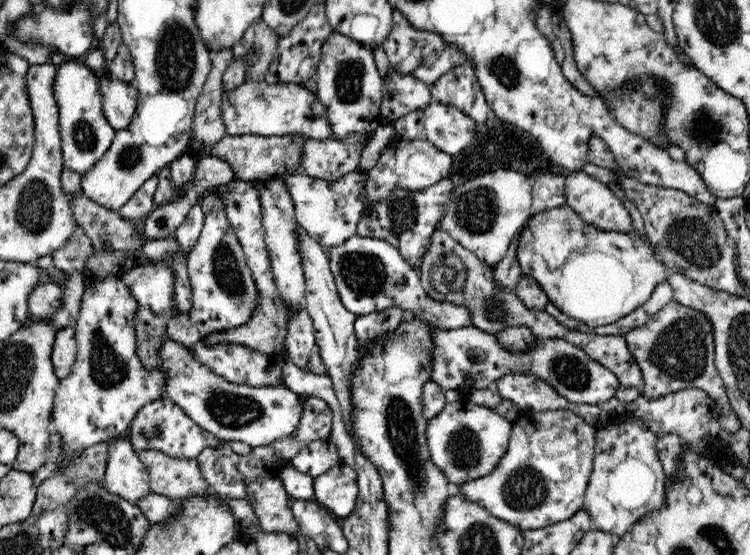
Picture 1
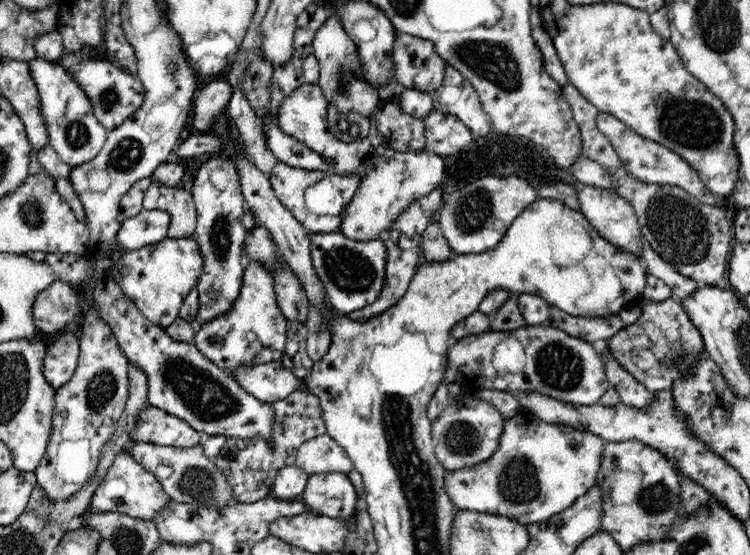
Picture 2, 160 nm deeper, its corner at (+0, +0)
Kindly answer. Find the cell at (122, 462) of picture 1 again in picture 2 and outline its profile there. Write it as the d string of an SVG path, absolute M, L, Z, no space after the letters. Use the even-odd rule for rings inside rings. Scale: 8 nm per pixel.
M124 451L116 455L114 463L106 471L106 476L102 478L102 482L98 484L98 488L90 496L88 506L73 519L72 524L73 526L82 525L92 513L107 512L126 514L132 518L155 522L157 514L161 513L170 502L173 501L154 474L146 471L138 462L135 462L130 452Z

